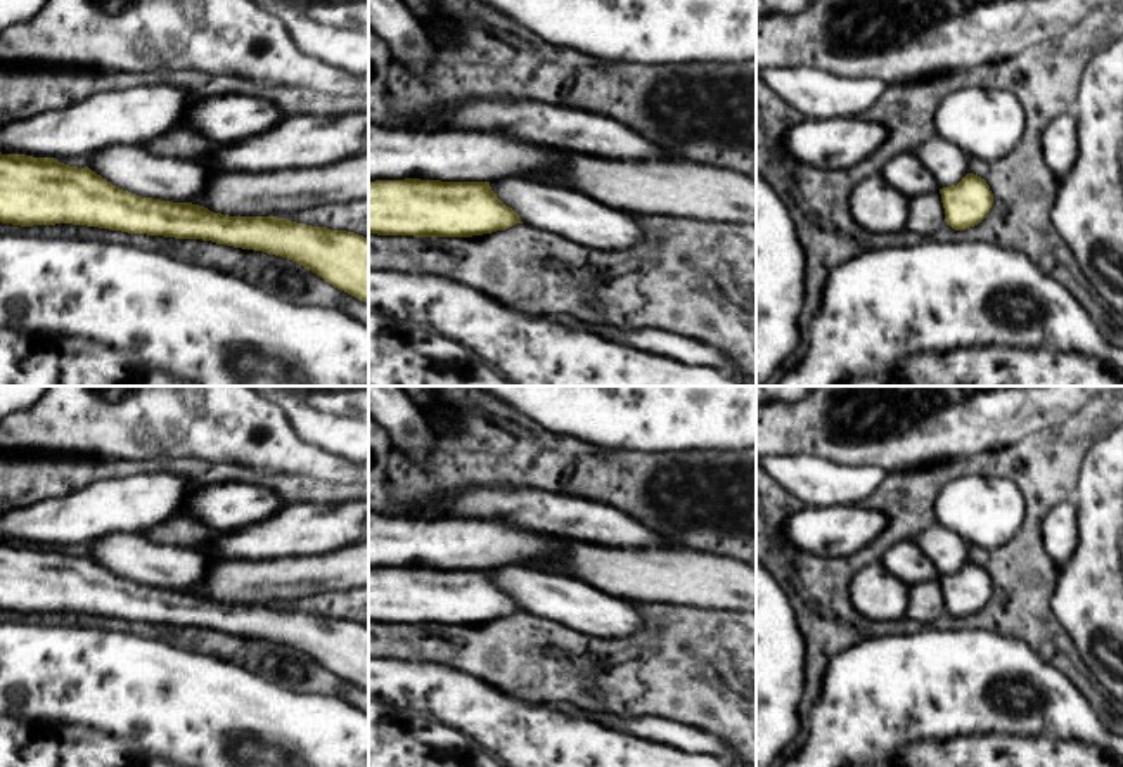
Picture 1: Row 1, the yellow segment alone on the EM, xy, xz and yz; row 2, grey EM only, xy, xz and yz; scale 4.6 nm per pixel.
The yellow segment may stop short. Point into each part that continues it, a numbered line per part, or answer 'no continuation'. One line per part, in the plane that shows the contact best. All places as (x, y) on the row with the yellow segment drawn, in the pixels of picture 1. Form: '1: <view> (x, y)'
no continuation

